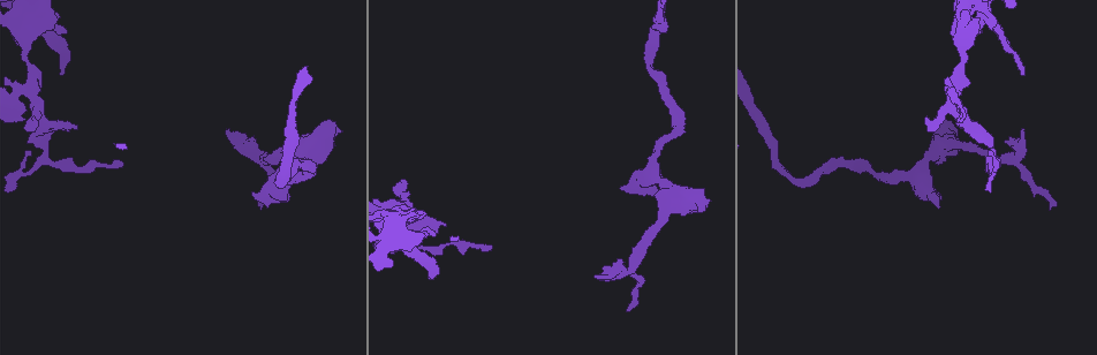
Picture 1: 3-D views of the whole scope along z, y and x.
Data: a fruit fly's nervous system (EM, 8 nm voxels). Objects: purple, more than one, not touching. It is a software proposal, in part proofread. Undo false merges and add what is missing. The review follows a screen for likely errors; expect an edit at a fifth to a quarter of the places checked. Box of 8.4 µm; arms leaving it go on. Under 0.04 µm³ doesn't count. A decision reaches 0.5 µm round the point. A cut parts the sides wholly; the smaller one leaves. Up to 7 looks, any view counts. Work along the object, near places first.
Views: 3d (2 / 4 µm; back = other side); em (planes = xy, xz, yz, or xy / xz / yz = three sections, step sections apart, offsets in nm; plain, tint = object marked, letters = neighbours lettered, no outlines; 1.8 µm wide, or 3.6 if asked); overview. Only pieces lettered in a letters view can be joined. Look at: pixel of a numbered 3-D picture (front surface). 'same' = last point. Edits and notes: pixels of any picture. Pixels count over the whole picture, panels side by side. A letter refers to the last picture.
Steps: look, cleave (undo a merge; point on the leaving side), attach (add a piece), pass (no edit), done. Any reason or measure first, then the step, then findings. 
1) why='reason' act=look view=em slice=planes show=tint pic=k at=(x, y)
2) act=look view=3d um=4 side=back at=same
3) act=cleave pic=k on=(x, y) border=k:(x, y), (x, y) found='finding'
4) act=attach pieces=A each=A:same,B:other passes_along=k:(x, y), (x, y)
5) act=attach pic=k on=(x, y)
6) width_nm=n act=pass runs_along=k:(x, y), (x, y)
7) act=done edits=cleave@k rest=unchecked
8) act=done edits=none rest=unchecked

why='tapers out' act=look view=3d um=2 side=back pic=1 at=(629, 304)

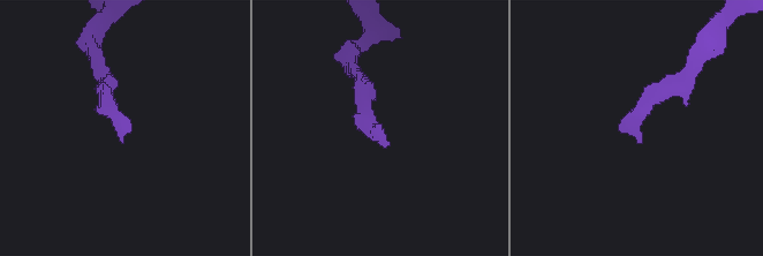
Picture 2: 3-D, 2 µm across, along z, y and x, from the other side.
act=look view=em slice=planes show=letters pic=2 at=(380, 126)

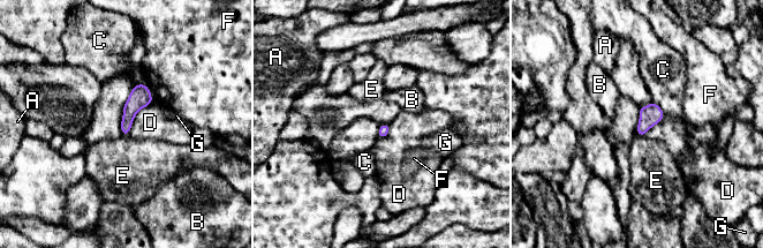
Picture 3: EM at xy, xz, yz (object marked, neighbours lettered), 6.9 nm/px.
longest_contact=D:280nm act=pass each=A:other,B:other,C:other,D:other,E:other,F:other,G:other border=3:(150, 103), (136, 113), (127, 135) found='no lettered piece goes on from it'

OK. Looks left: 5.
why='branch stops here' act=look view=em slice=xz step=4 show=tint pic=1 at=(228, 132)

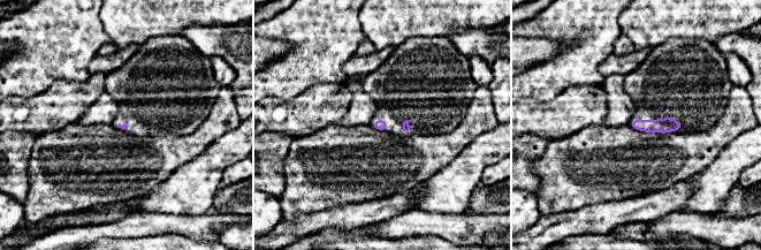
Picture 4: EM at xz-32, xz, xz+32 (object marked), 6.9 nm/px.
act=look view=em slice=planes show=letters at=same

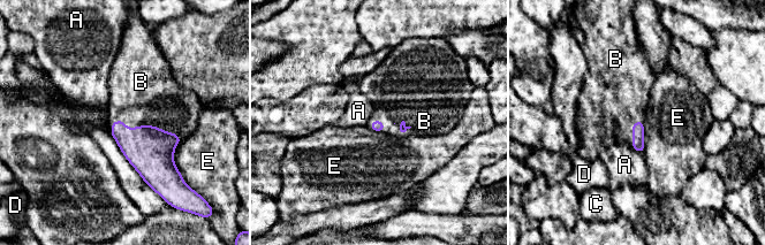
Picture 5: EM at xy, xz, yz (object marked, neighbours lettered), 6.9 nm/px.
act=attach pieces=B each=A:other,B:same,C:other,D:other,E:other passes_along=5:(150, 150), (139, 127), (137, 91) found='the neuron continues'

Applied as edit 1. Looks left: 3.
why='branch stops here' act=look view=em slice=yz step=4 show=letters pic=1 at=(1022, 75)

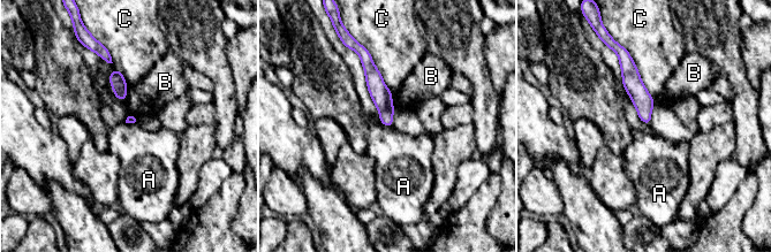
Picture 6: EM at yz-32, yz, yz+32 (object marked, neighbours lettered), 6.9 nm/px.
act=pass each=A:other,B:other,C:other border=6:(382, 123), (392, 126) found='none of them fits'

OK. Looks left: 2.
act=done edits=attach@5 rest=unchecked

